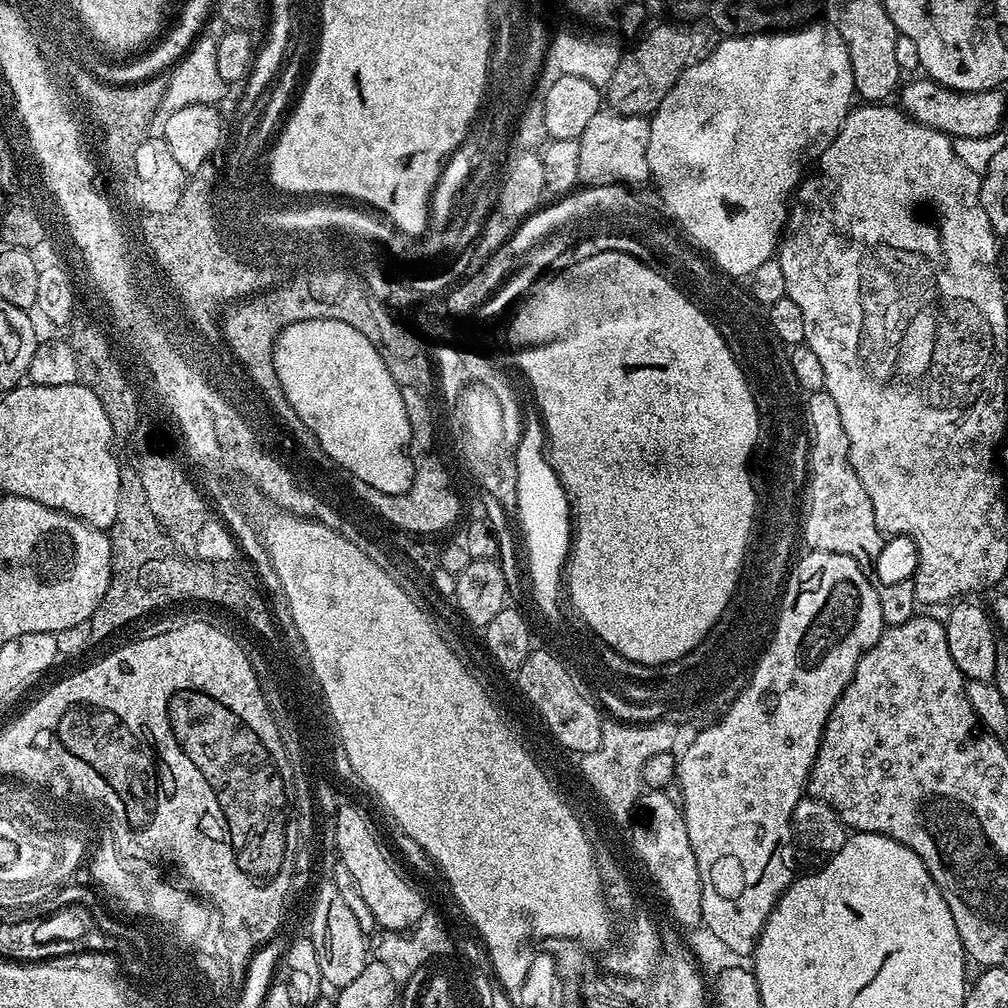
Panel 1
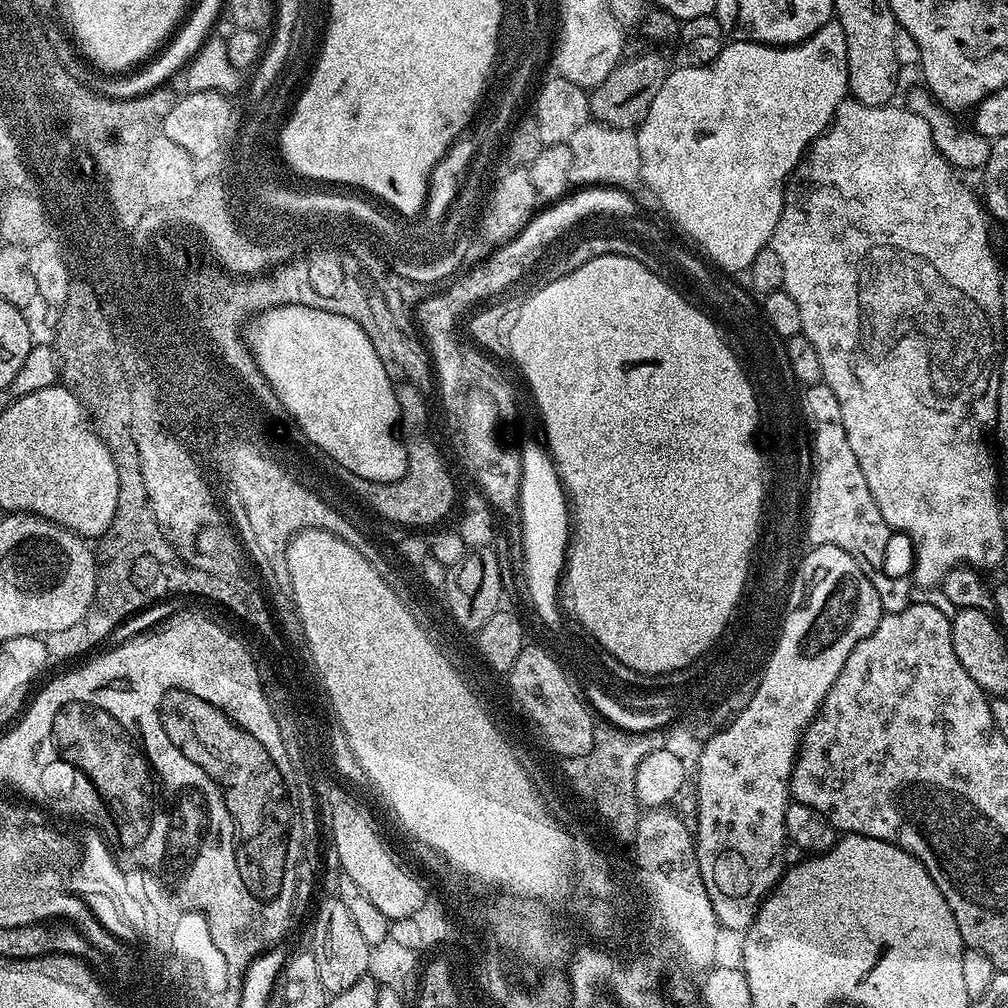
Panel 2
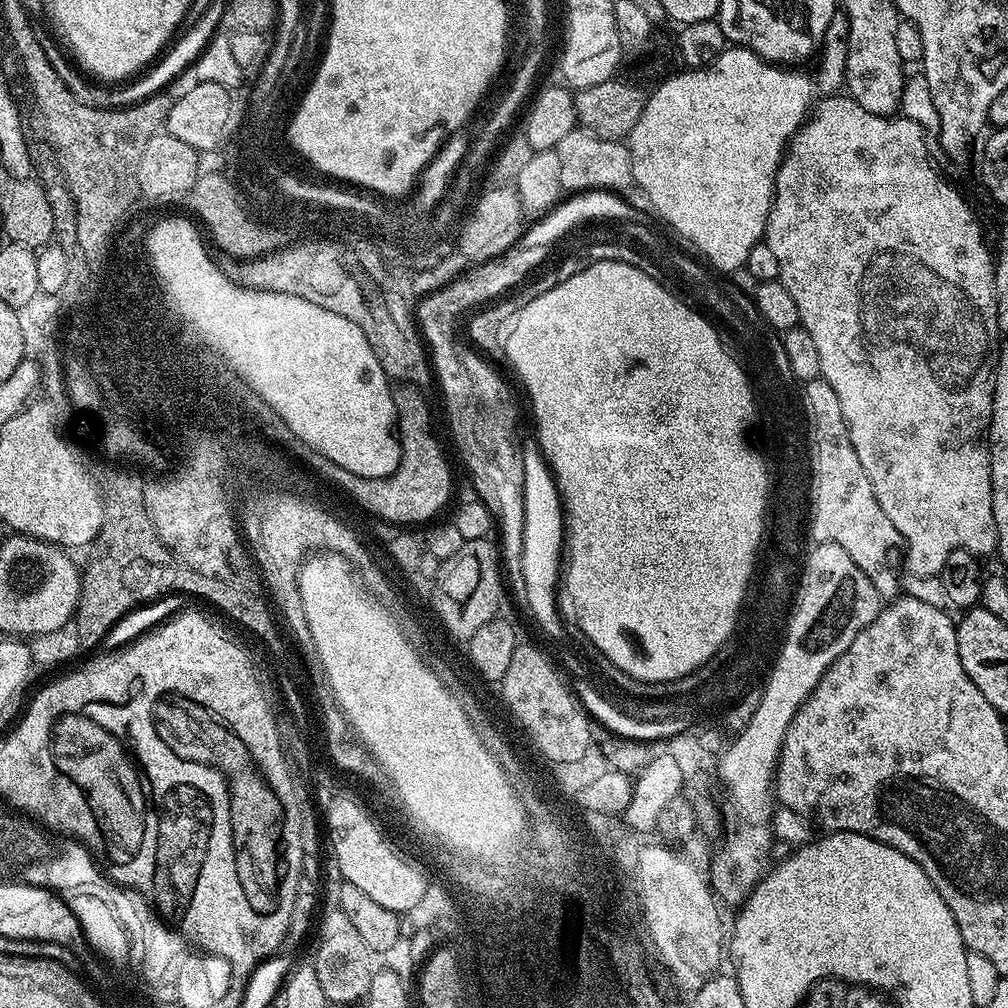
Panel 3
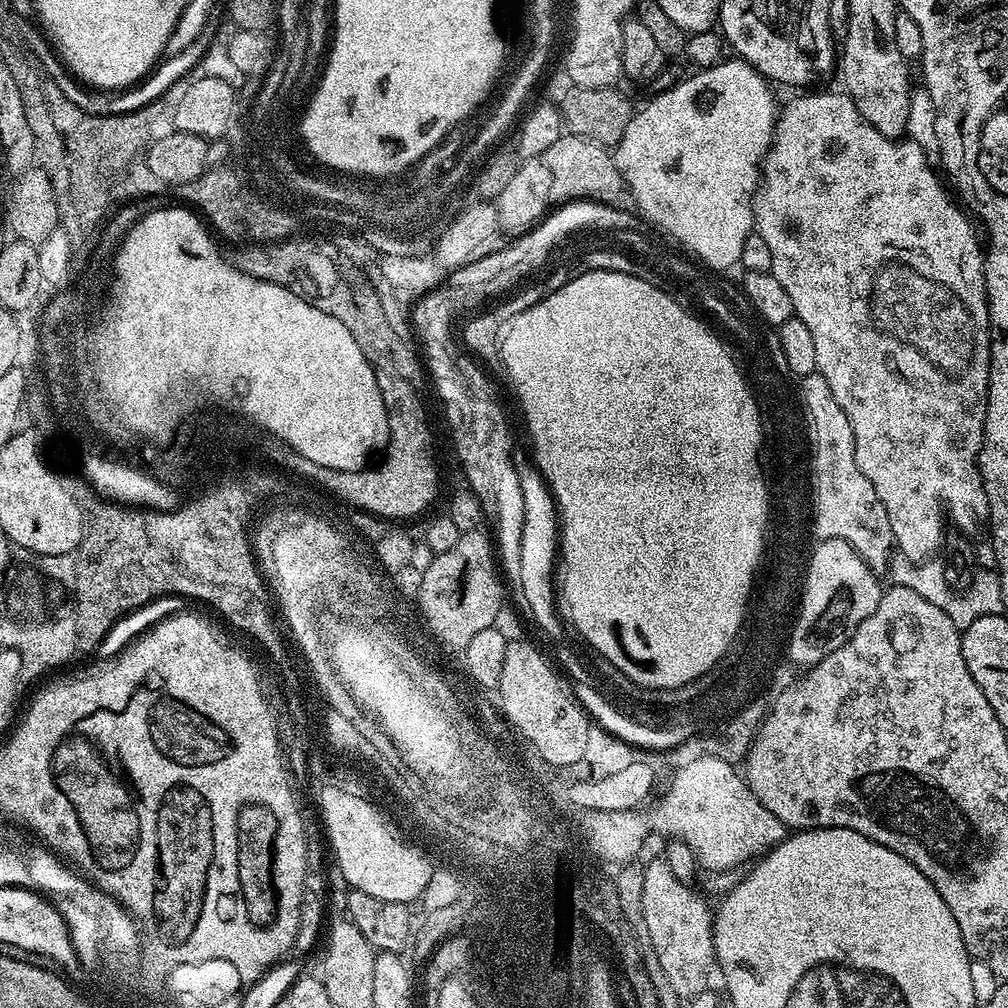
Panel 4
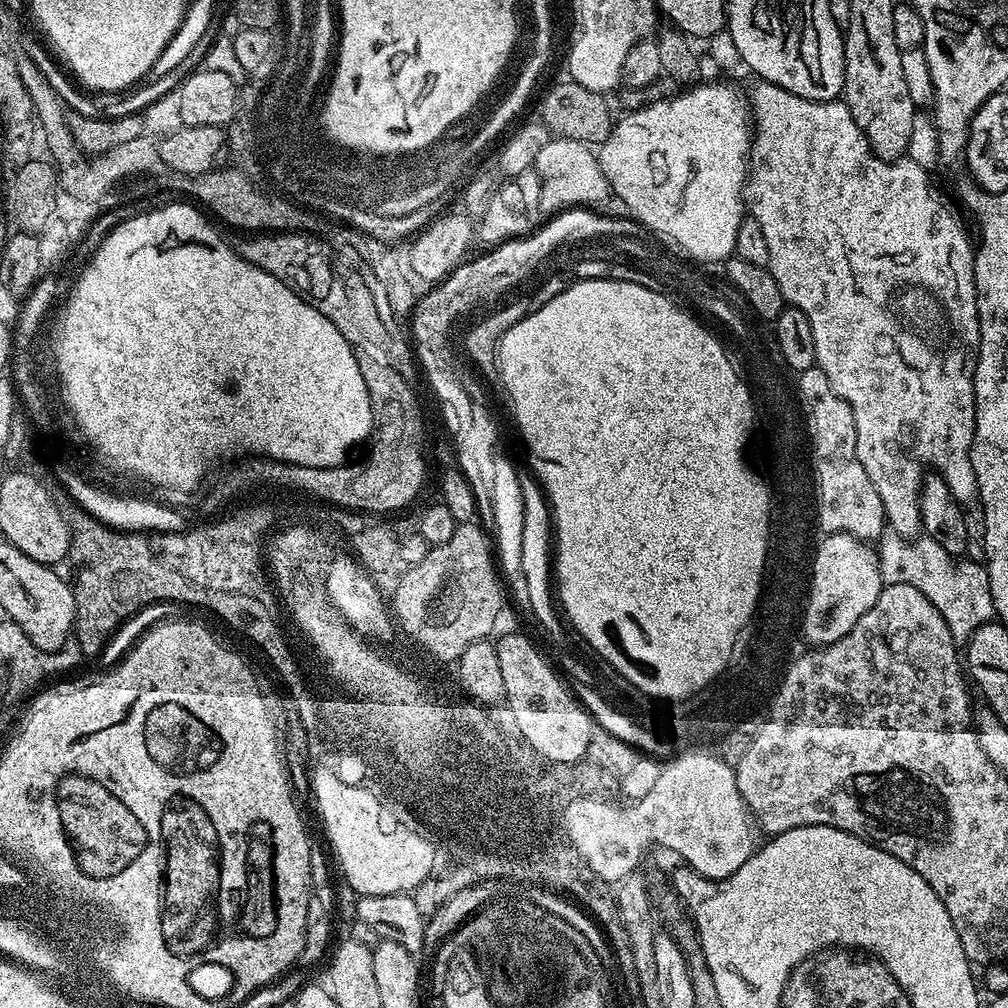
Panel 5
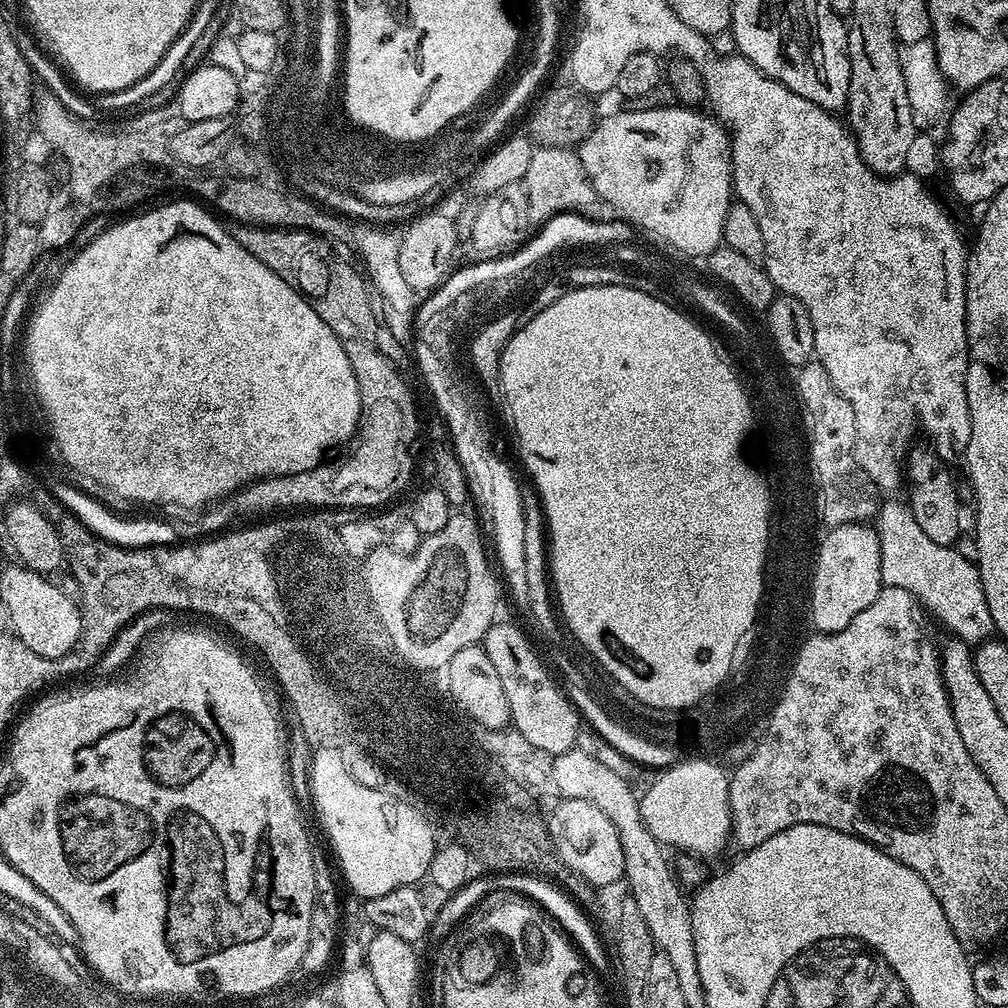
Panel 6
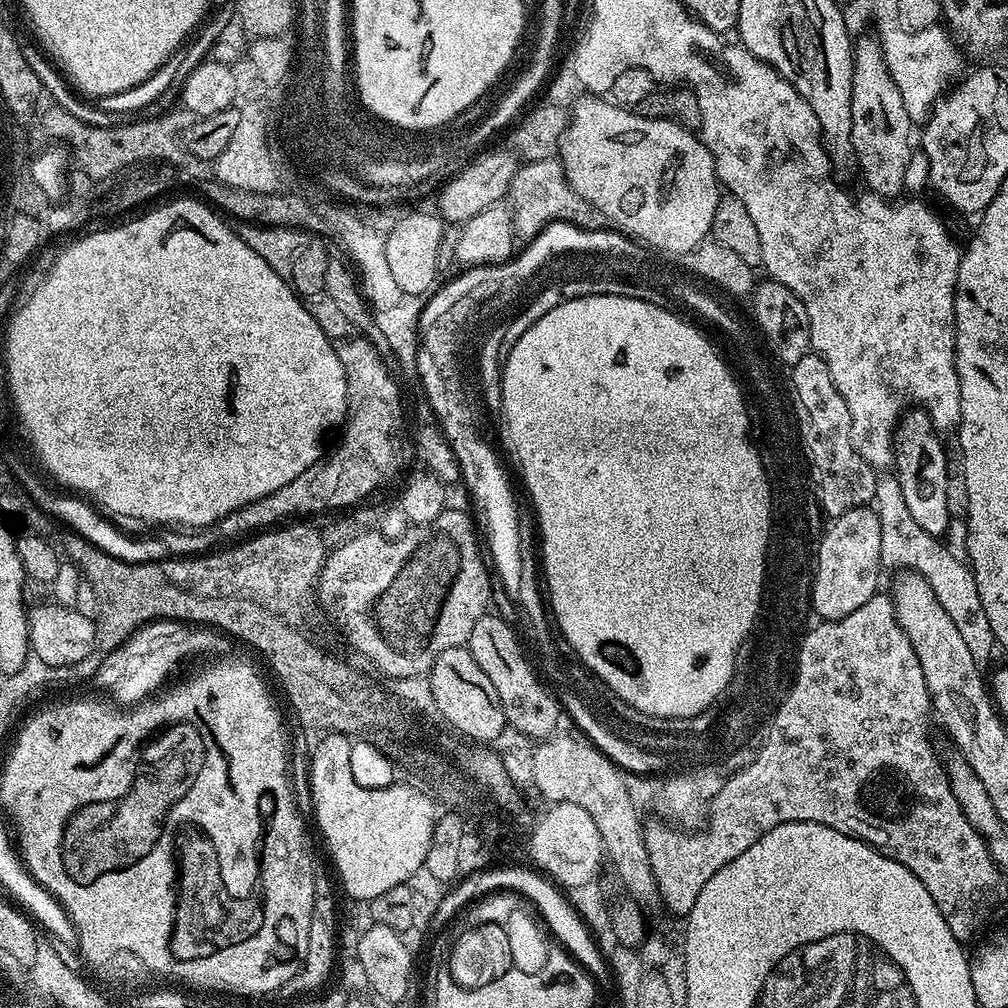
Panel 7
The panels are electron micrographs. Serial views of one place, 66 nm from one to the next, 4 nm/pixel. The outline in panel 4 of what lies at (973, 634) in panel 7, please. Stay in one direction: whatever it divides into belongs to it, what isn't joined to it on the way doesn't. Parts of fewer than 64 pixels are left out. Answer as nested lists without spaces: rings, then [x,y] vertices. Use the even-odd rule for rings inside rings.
[[[898,558],[889,565],[888,576],[891,577],[892,584],[906,586],[907,589],[914,590],[916,594],[921,594],[922,598],[926,598],[934,606],[946,611],[950,620],[961,632],[968,629],[970,623],[977,618],[1001,616],[1006,610],[1006,606],[1002,602],[1000,576],[992,568],[989,570],[979,569],[972,577],[971,584],[964,593],[956,593],[949,586],[949,583],[946,582],[943,563],[938,560],[927,560],[916,565],[913,561]]]

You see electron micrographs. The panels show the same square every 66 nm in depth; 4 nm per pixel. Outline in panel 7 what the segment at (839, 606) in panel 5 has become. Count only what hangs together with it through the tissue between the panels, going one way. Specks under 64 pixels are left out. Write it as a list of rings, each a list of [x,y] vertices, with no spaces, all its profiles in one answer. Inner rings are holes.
[[[865,506],[846,510],[846,514],[835,517],[829,524],[823,529],[822,535],[819,537],[816,549],[819,569],[812,577],[810,593],[811,611],[815,615],[817,612],[821,621],[841,620],[846,618],[846,614],[854,614],[854,610],[858,610],[858,606],[870,602],[870,598],[877,595],[879,588],[876,587],[880,584],[880,572],[882,572],[880,558],[882,554],[881,523],[875,507]]]

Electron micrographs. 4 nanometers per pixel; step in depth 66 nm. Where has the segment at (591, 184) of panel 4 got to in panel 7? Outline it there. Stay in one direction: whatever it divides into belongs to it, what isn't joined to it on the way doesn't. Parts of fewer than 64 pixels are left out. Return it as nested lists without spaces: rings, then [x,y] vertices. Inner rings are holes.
[[[556,158],[521,163],[508,187],[507,199],[510,201],[512,210],[512,225],[516,227],[517,237],[524,242],[531,242],[543,228],[557,222],[573,224],[573,226],[582,230],[598,230],[599,232],[602,230],[602,210],[598,210],[593,204],[588,204],[586,198],[582,198],[582,194],[578,194],[572,189],[564,173],[564,167]]]

